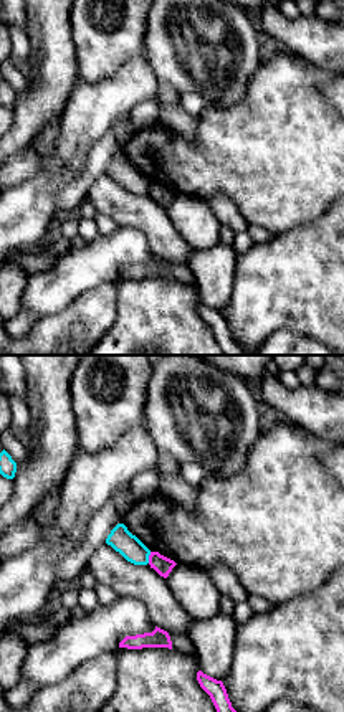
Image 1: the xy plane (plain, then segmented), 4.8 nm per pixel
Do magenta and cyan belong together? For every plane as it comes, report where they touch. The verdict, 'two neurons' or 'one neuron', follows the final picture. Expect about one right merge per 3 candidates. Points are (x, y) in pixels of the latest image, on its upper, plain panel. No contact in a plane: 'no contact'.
contact (149, 187)

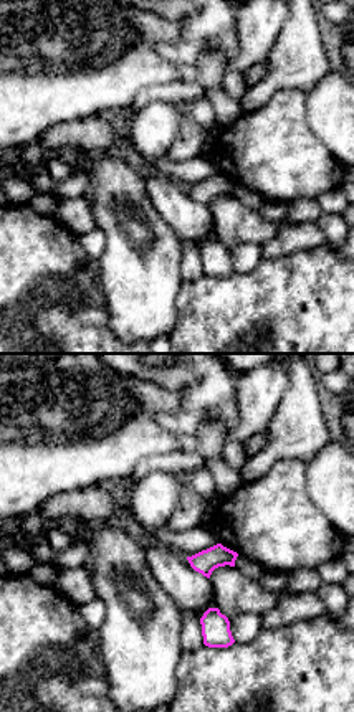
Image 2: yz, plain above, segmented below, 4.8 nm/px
no contact

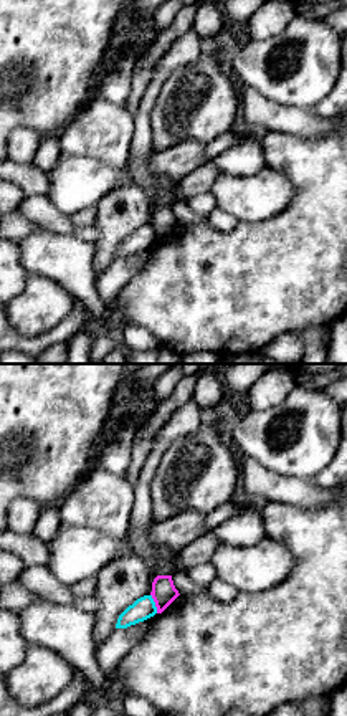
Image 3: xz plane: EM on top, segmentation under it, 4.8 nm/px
contact (156, 233)

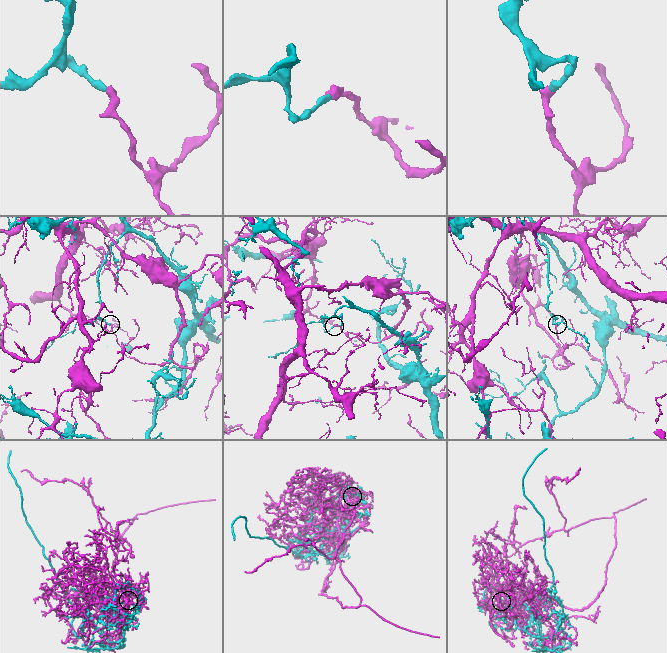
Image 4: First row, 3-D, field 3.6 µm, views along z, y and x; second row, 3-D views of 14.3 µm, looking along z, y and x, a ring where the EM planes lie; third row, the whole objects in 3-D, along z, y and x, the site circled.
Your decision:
two neurons

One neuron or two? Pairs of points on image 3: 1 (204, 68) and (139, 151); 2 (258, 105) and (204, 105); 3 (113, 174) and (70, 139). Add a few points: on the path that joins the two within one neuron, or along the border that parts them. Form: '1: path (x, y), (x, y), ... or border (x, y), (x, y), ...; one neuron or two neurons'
1: border (159, 95), (151, 113), (152, 147); two neurons
2: border (237, 83), (240, 113); two neurons
3: border (61, 154), (98, 156), (114, 164), (123, 177); two neurons

